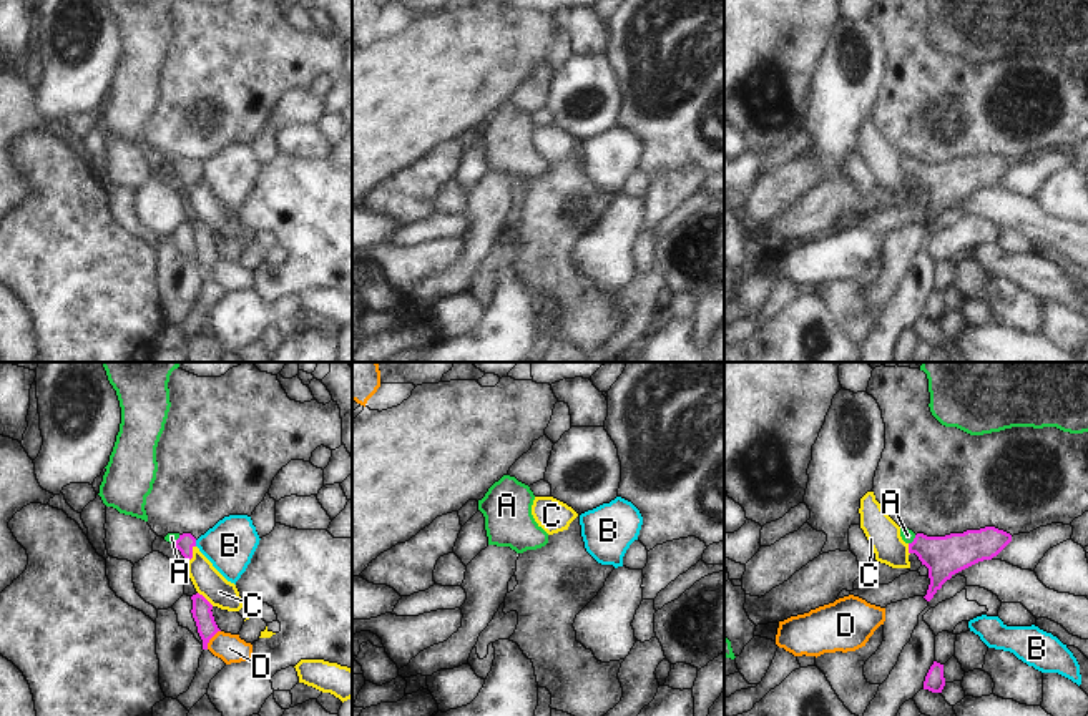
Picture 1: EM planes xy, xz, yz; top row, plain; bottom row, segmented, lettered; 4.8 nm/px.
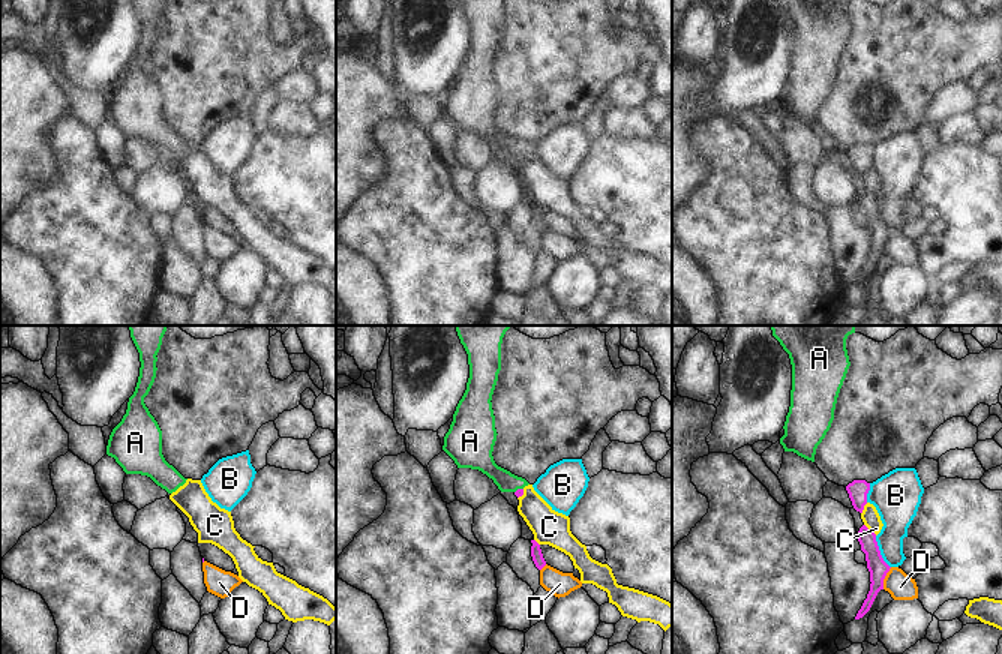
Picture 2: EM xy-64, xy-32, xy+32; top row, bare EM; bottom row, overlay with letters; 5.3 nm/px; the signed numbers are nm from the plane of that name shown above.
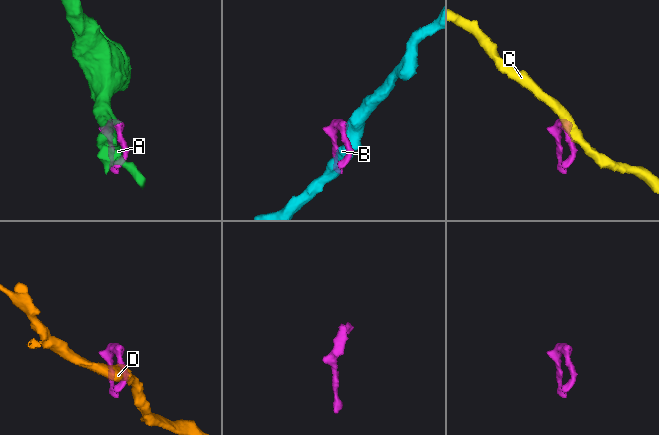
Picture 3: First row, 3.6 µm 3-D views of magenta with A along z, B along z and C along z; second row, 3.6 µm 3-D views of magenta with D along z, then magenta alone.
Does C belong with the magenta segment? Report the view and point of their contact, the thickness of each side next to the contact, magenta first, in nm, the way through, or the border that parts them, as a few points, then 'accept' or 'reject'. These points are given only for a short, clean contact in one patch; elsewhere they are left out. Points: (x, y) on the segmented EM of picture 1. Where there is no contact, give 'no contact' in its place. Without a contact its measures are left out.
meets magenta in xy at (191, 554); 90 nm thick on the magenta side, 140 nm on the other; border along xy (195, 545), (193, 555), (188, 560); reject

